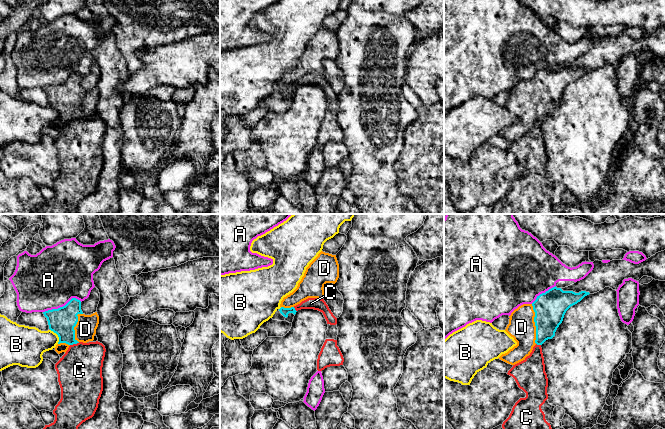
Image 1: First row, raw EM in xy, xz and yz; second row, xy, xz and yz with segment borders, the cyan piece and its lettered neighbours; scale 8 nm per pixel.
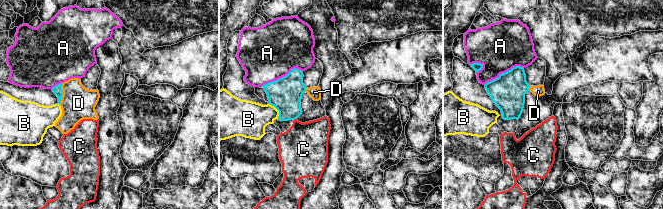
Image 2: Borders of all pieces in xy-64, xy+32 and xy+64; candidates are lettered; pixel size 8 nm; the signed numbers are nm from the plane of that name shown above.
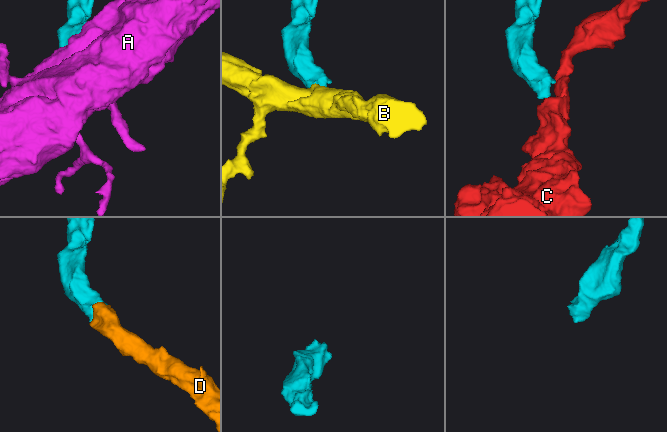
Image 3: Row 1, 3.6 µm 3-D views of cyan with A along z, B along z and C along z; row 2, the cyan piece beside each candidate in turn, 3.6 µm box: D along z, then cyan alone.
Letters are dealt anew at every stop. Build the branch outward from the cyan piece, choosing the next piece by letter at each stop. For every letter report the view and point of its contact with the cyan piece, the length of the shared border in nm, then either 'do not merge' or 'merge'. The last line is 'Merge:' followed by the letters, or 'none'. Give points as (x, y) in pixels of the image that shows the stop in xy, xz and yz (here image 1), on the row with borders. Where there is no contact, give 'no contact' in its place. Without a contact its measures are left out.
A: contact xy (63, 306); length 320 nm; do not merge
B: contact xy (58, 336); length 140 nm; do not merge
C: contact xy (74, 343); length 80 nm; do not merge
D: contact yz (535, 324); length 320 nm; merge
Merge: D

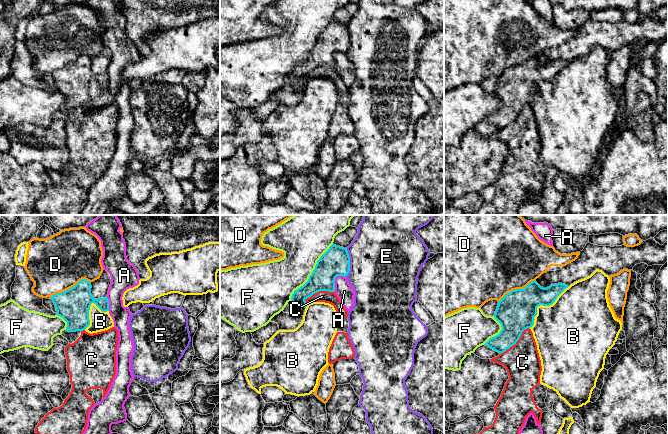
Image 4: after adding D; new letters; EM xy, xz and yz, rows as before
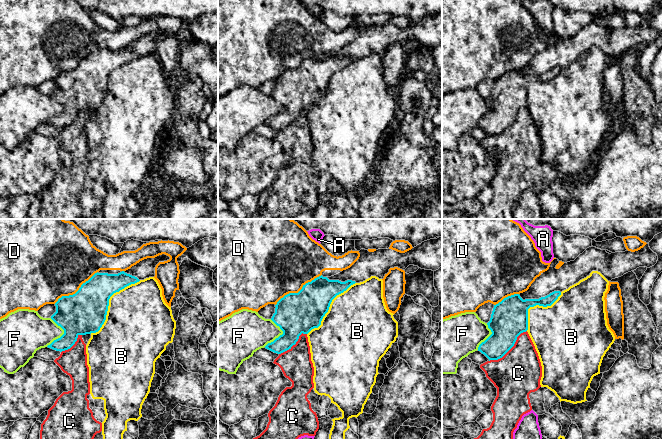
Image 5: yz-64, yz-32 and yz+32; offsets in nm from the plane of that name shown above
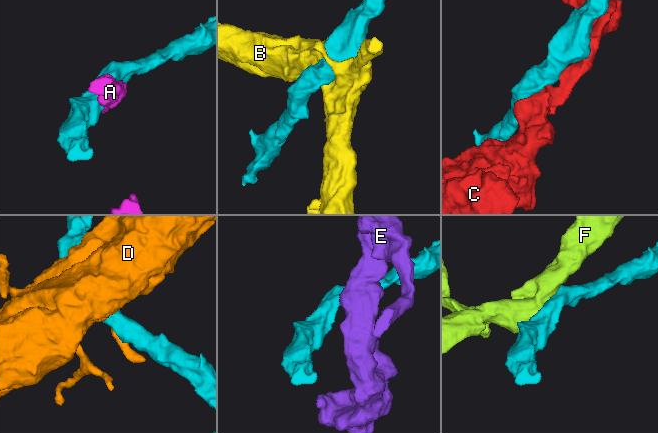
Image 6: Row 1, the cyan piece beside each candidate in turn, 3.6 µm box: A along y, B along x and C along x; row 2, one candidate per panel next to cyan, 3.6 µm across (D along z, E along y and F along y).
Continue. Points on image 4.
A: contact xz (334, 280); length 160 nm; do not merge
B: contact yz (543, 305); length 480 nm; do not merge
C: contact yz (516, 341); length 320 nm; do not merge
D: contact xy (70, 288); length 360 nm; do not merge
E: contact xz (349, 262); length 240 nm; do not merge
F: contact xz (311, 274); length 600 nm; do not merge
Merge: none

